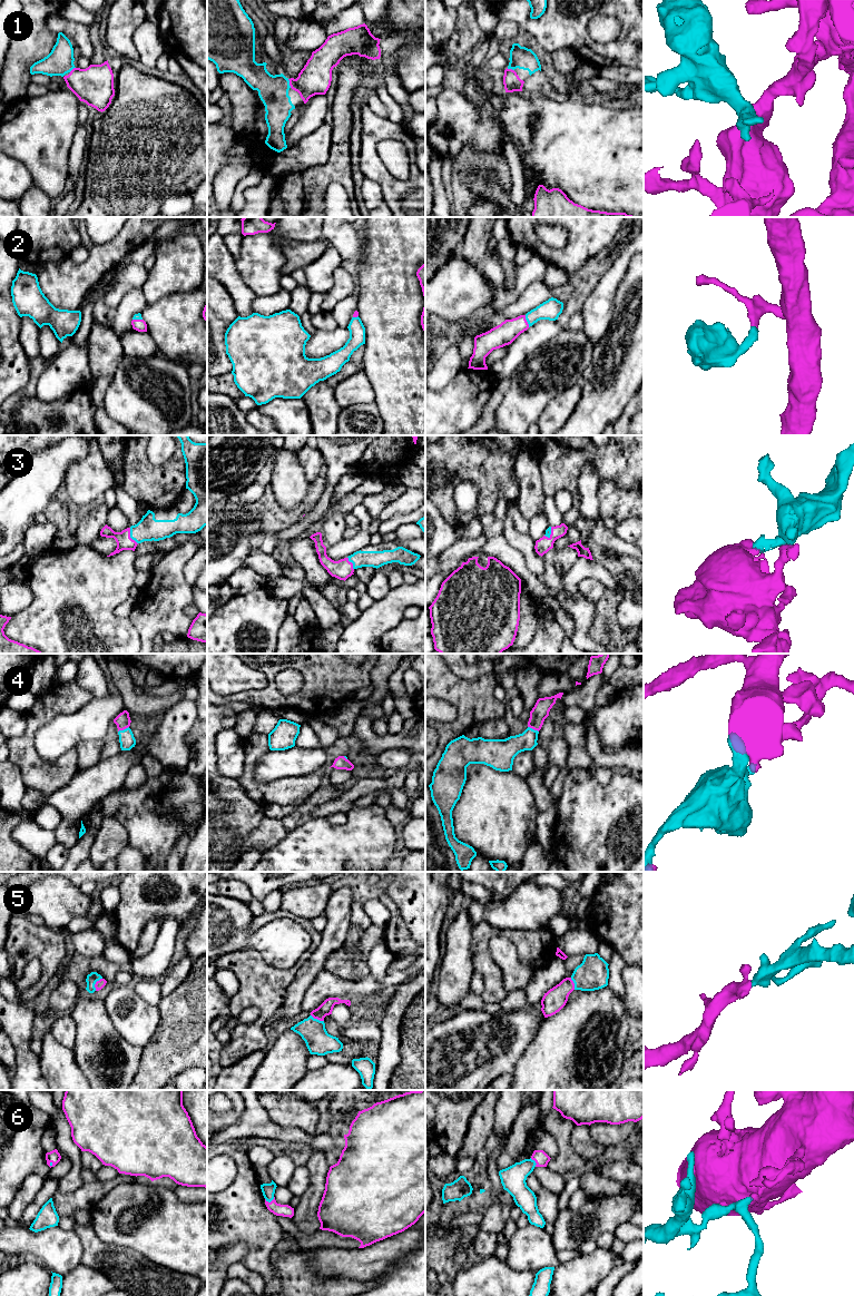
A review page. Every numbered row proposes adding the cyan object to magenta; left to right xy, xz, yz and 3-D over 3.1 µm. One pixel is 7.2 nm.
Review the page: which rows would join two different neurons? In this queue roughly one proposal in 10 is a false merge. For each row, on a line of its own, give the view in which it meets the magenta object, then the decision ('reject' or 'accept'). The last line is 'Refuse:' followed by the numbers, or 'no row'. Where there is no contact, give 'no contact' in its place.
1: xz | accept
2: yz | accept
3: xy | accept
4: xy | accept
5: xy | accept
6: xz | accept
Refuse: no row

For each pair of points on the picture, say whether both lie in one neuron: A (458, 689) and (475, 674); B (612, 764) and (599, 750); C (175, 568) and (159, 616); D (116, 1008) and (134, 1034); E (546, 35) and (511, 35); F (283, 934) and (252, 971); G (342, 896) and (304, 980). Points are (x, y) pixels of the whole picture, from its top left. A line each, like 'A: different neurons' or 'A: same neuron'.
A: different neurons
B: same neuron
C: same neuron
D: same neuron
E: different neurons
F: different neurons
G: same neuron

